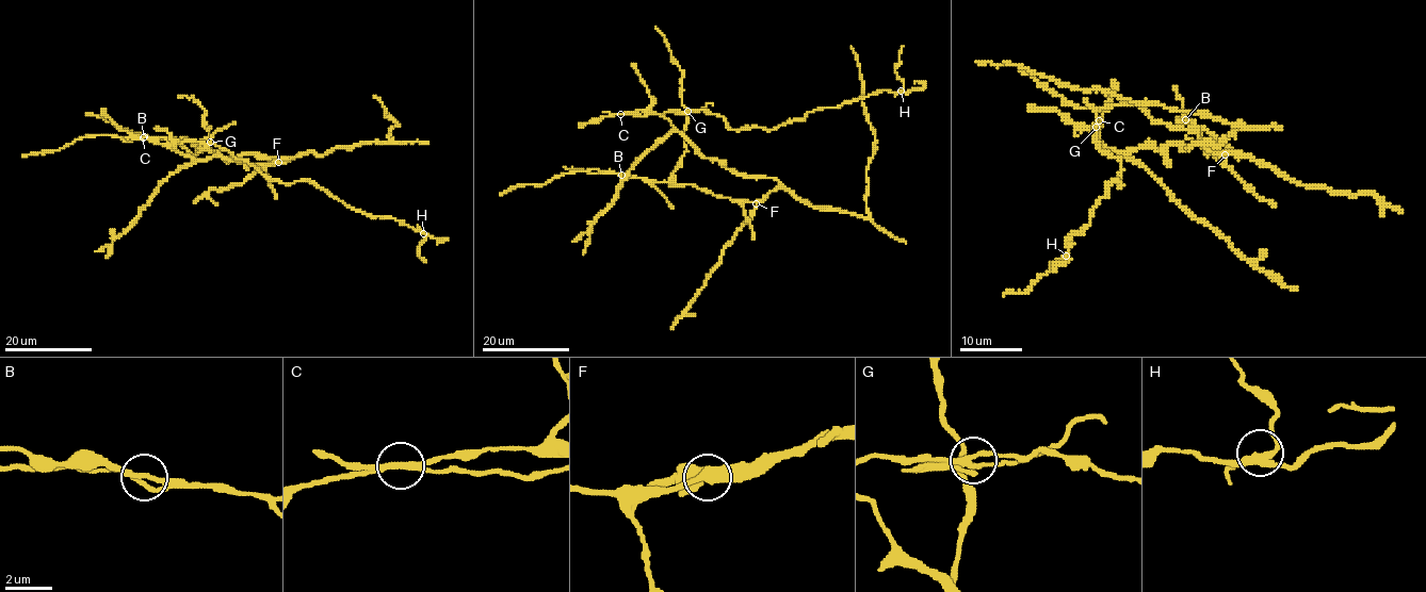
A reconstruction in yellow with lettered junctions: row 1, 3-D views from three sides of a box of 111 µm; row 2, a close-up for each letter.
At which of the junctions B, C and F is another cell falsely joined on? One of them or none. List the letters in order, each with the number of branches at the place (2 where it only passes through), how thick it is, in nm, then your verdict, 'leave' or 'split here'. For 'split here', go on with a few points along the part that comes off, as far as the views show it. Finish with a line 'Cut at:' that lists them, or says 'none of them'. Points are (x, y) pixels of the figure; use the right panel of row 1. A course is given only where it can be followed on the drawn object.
B: 3 branches meet; 160 nm thick; leave
C: 4 branches meet; 260 nm thick; split here; foreign part runs (1099, 121), (1094, 143), (1120, 161), (1121, 184), (1111, 182), (1065, 257), (1027, 291), (1003, 295)
F: 3 branches meet; 360 nm thick; leave
Cut at: C

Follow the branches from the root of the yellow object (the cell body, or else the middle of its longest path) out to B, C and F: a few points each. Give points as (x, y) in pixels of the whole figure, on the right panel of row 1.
B: (1114, 149), (1200, 143), (1222, 158), (1185, 119)
C: (1114, 149), (1104, 147), (1097, 140), (1094, 130), (1099, 121)
F: (1114, 149), (1131, 153), (1144, 146), (1161, 150), (1178, 143), (1189, 149), (1200, 143), (1225, 154)

